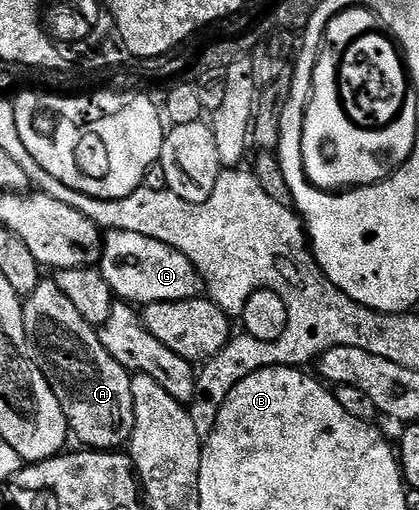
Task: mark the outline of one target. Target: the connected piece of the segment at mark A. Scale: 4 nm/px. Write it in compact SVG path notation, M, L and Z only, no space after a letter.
M44 281L40 290L27 296L24 303L24 324L28 341L32 344L32 358L42 369L50 389L54 389L54 397L62 405L62 413L66 413L71 434L81 439L83 446L97 451L115 452L123 448L131 440L134 433L134 389L132 375L110 353L106 353L106 345L102 345L97 328L74 309L70 297L58 289L54 281Z

